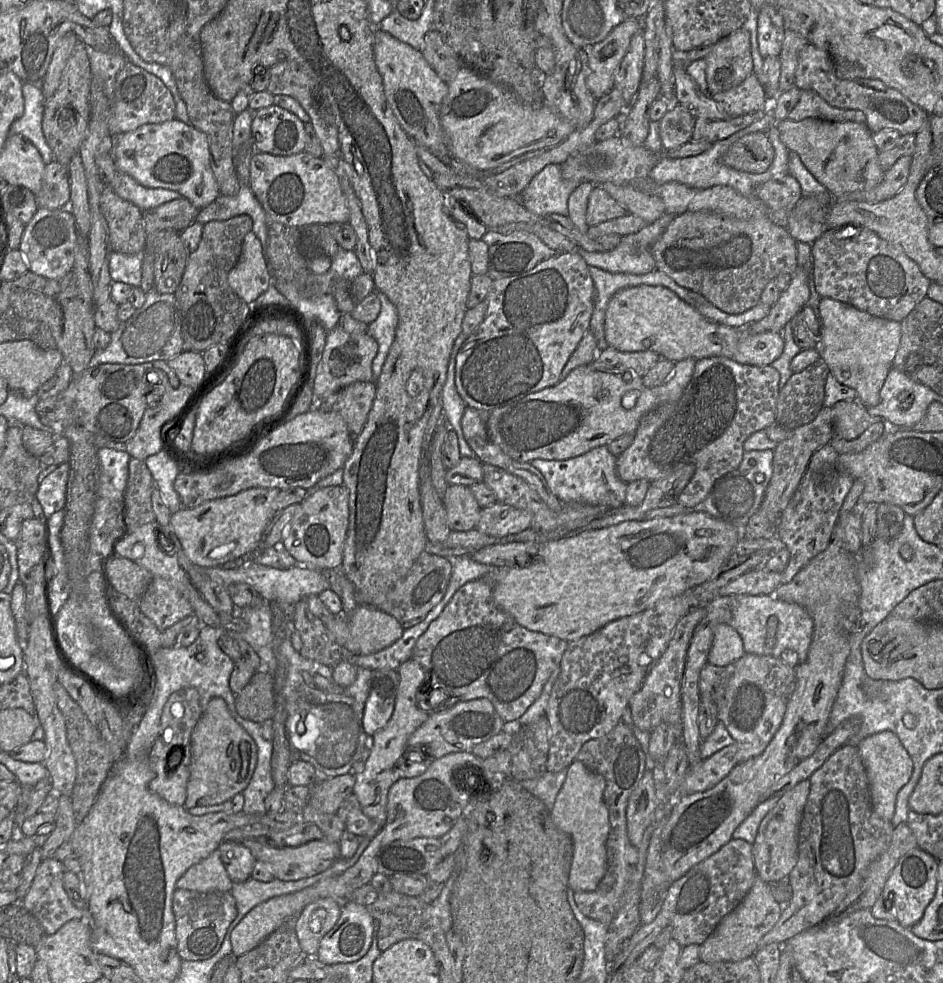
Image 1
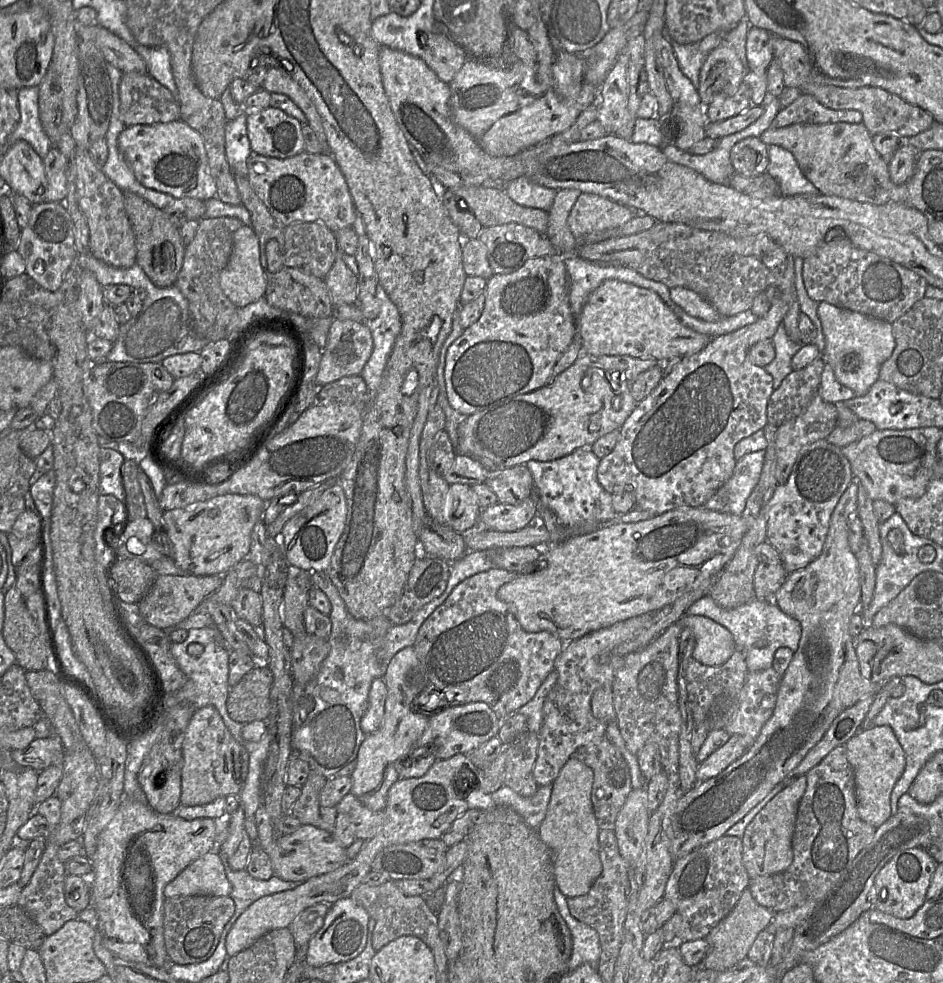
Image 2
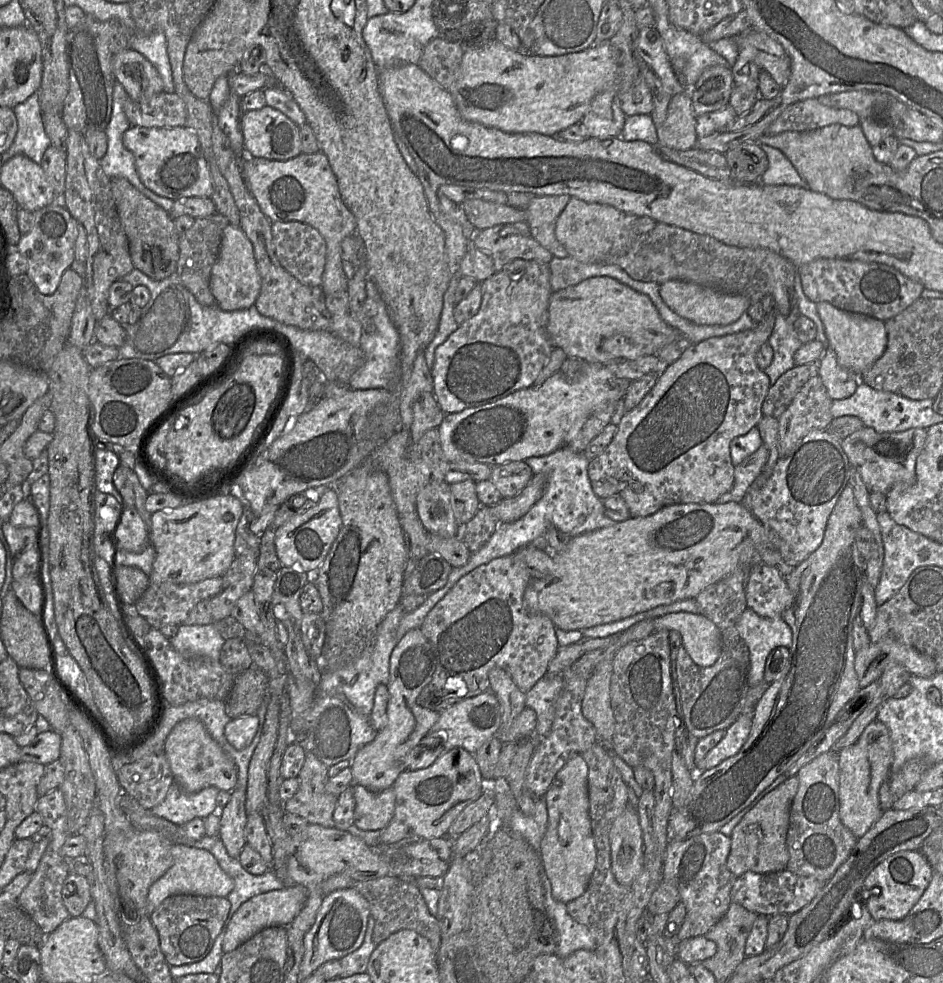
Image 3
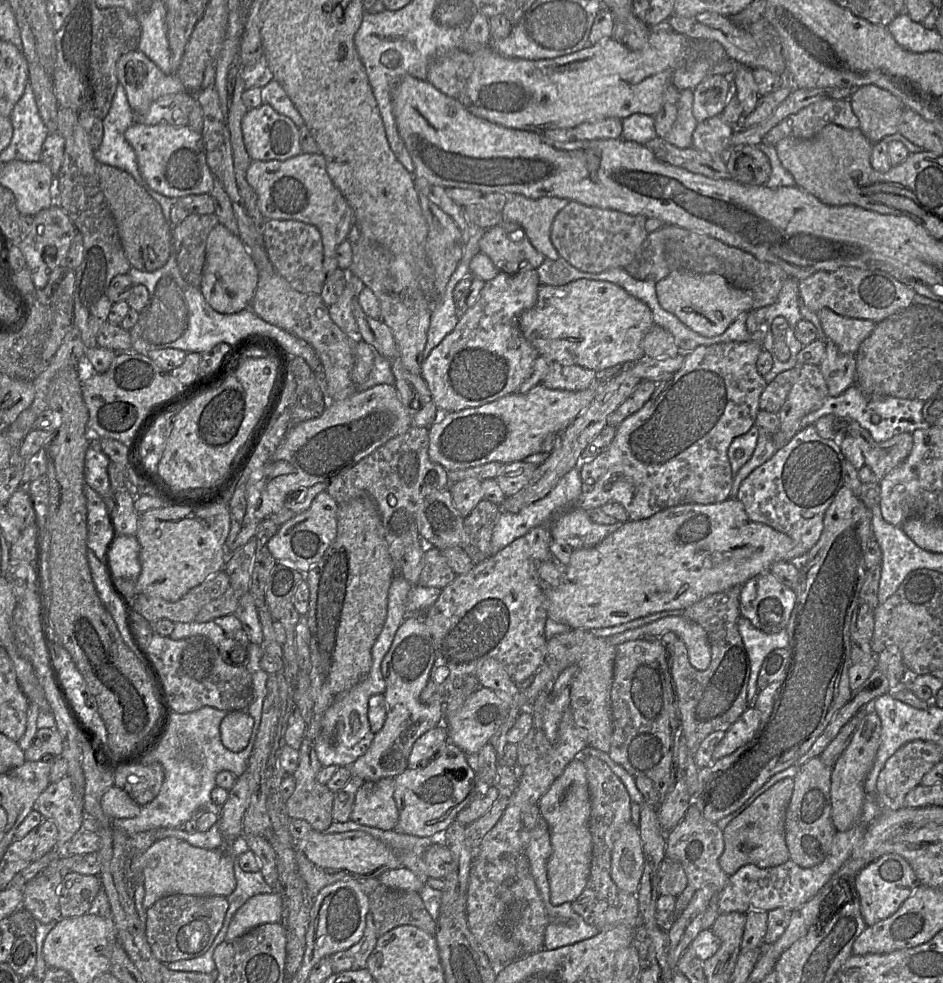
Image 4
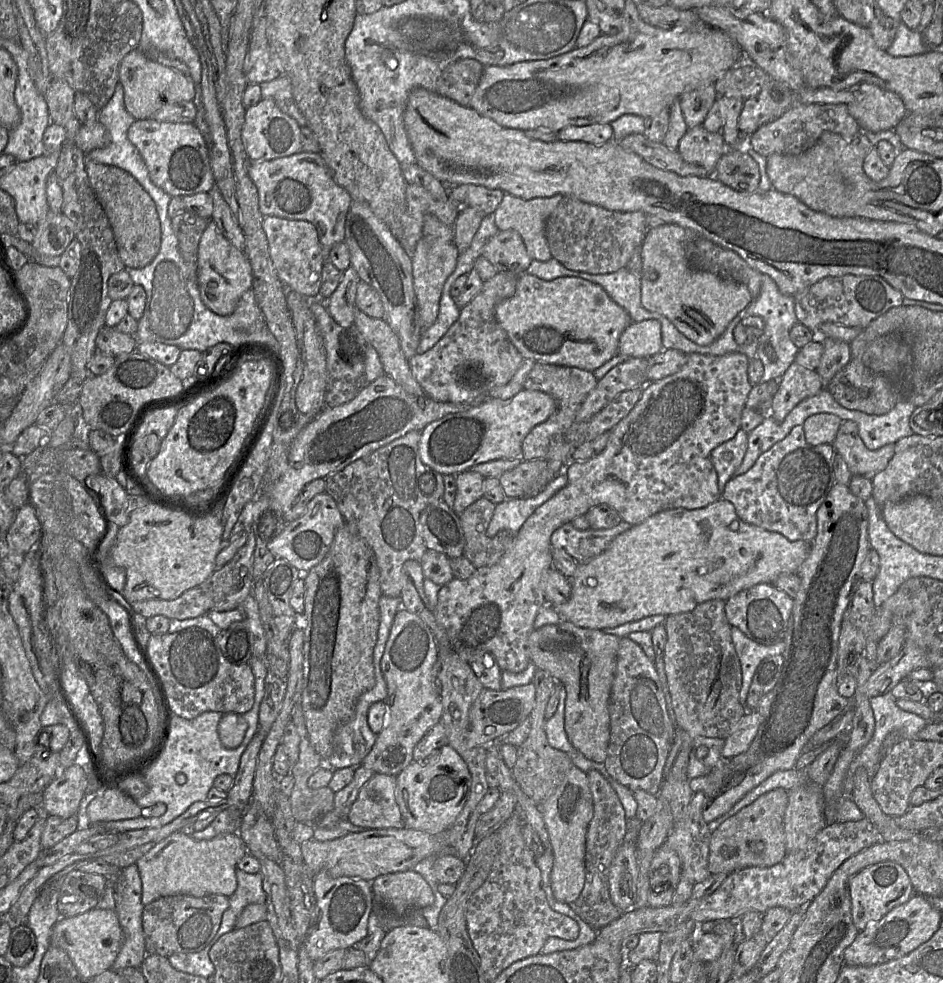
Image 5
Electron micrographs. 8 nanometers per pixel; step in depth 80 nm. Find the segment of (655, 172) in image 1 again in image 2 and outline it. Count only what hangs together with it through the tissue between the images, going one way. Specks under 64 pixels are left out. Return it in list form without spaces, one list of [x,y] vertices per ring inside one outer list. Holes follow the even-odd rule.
[[[742,130],[719,139],[718,145],[704,155],[693,155],[673,150],[671,162],[688,167],[713,183],[729,184],[733,175],[737,174],[730,160],[733,146],[741,141]]]

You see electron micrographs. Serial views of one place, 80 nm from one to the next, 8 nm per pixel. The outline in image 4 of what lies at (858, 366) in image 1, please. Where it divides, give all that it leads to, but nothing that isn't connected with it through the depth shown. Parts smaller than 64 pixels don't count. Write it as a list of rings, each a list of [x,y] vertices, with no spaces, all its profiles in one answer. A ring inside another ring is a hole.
[[[828,308],[817,312],[822,330],[828,339],[833,342],[841,353],[855,355],[860,344],[866,339],[876,326],[871,320],[856,319],[840,316]]]

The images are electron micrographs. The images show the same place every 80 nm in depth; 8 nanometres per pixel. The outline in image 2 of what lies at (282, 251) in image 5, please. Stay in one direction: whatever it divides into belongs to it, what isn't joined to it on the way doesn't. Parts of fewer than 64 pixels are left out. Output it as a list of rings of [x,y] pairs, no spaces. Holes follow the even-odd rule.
[[[300,222],[285,227],[284,263],[324,279],[339,247],[335,233],[319,222]]]

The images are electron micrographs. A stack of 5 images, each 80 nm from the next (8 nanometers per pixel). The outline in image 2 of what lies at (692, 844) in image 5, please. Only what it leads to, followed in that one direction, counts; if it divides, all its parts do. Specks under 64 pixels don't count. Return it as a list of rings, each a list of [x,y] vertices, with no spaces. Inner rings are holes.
[[[722,836],[676,860],[665,888],[665,897],[682,916],[677,942],[705,939],[735,907],[750,882],[742,861],[742,840]]]

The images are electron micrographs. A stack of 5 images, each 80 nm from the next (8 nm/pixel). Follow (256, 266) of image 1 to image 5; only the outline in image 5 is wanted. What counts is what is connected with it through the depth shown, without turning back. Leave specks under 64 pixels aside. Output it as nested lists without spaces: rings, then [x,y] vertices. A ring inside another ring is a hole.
[[[209,220],[199,242],[196,263],[197,283],[203,303],[217,315],[231,315],[242,295],[252,288],[252,268],[245,251],[235,248]]]

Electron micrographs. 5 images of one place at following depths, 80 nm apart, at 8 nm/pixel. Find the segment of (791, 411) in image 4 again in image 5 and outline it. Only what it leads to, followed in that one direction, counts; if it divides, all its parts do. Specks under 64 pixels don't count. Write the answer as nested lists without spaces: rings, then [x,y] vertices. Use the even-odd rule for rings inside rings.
[[[794,361],[779,379],[770,415],[777,422],[782,422],[798,403],[816,395],[822,389],[822,381],[817,370],[809,369]]]

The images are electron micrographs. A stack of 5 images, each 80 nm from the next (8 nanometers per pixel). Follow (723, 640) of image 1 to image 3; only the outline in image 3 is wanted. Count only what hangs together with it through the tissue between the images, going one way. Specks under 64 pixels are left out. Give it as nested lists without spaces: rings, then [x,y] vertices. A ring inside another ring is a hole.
[[[671,613],[652,619],[655,632],[677,631],[682,645],[692,660],[701,667],[715,664],[721,653],[721,633],[718,627],[702,614]]]

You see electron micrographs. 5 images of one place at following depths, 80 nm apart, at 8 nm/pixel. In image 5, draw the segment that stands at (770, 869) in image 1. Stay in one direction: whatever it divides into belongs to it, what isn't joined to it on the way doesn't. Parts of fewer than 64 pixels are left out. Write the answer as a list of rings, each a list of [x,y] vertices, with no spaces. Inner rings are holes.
[[[783,788],[762,794],[750,805],[739,810],[712,831],[708,868],[711,874],[731,874],[746,867],[770,867],[787,855],[784,815],[789,794]]]

